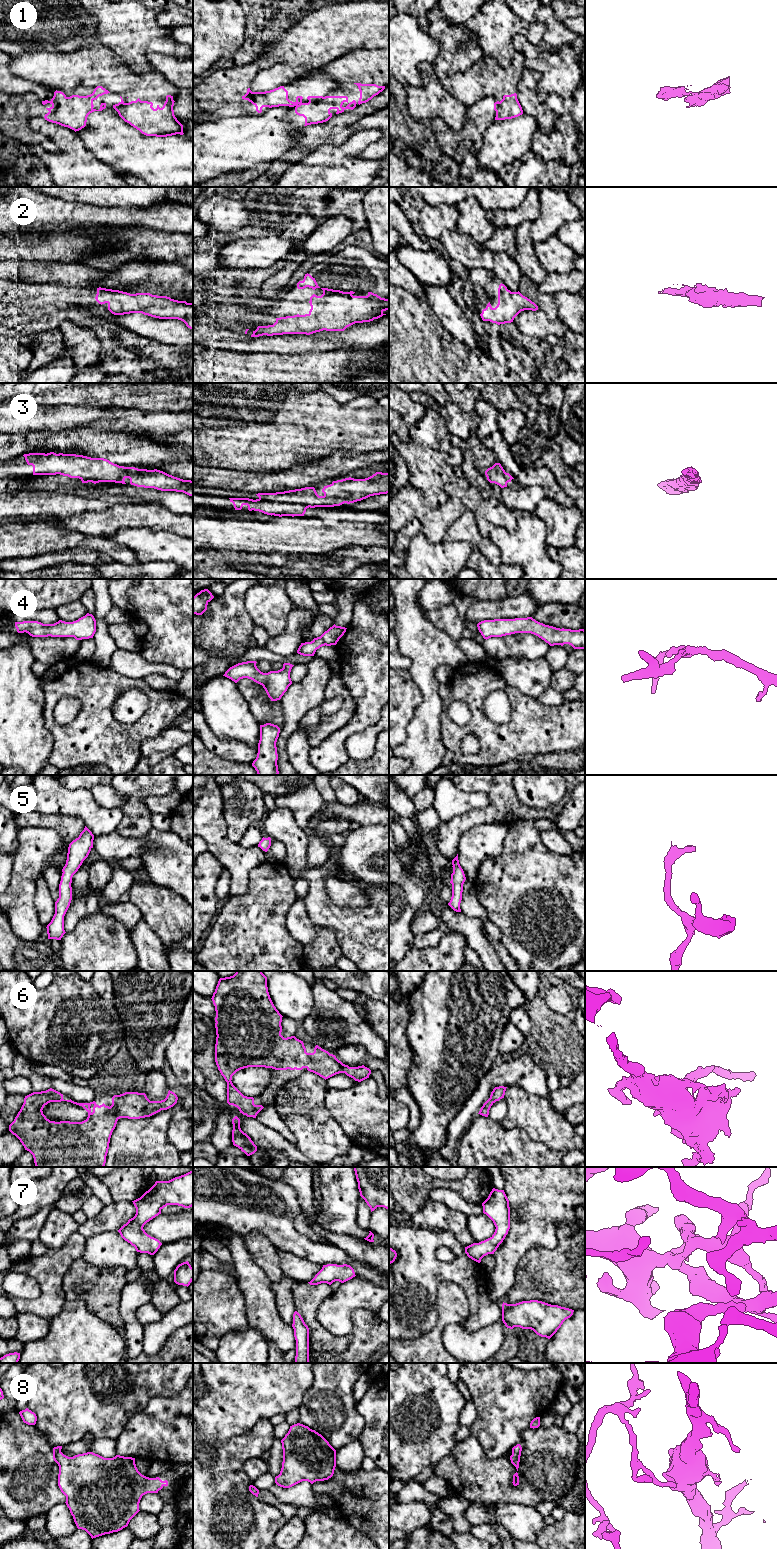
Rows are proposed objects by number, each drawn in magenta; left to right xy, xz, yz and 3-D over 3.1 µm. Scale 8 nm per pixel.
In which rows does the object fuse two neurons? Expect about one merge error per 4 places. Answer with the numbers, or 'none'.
1

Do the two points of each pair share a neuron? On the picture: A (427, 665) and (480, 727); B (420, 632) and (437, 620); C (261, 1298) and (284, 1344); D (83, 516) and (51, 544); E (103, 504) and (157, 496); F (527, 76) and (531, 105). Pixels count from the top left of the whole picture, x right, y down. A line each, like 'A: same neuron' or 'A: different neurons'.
A: different neurons
B: different neurons
C: same neuron
D: different neurons
E: different neurons
F: same neuron

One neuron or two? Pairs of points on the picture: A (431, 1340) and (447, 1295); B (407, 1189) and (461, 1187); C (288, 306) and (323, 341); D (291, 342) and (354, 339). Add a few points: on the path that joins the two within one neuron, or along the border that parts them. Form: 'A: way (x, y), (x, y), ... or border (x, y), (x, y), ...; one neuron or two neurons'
A: way (438, 1329), (447, 1315), (447, 1306); one neuron
B: way (420, 1185), (448, 1184); one neuron
C: border (338, 330), (320, 330), (309, 334), (291, 333); two neurons
D: way (307, 342), (338, 340); one neuron

